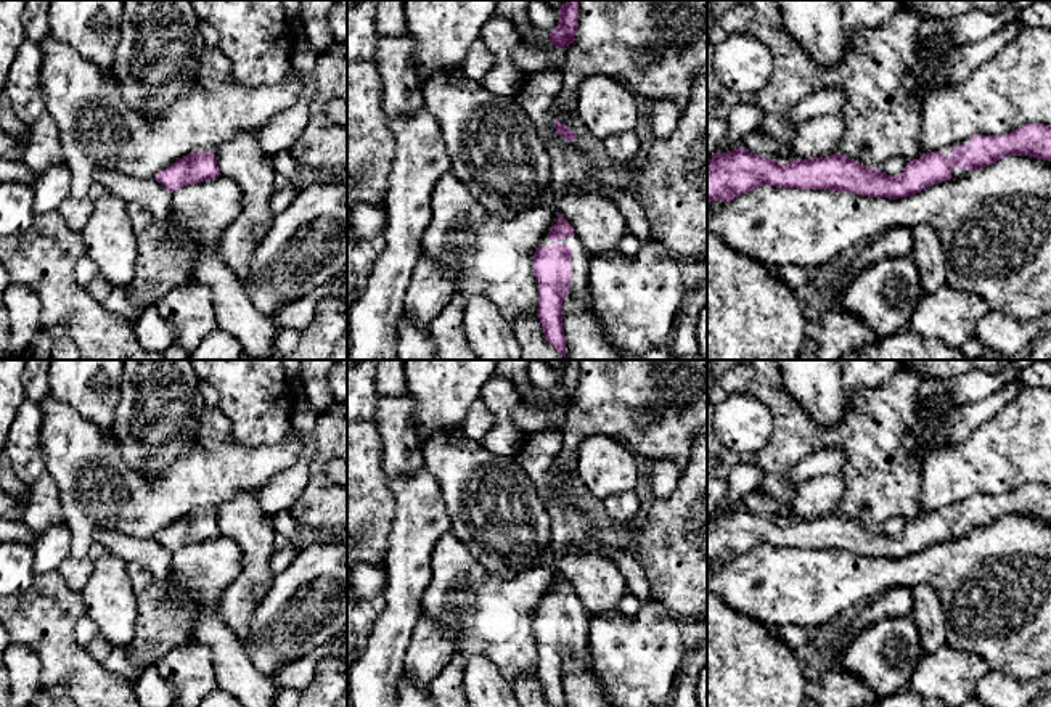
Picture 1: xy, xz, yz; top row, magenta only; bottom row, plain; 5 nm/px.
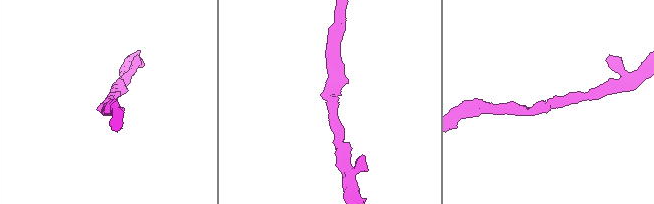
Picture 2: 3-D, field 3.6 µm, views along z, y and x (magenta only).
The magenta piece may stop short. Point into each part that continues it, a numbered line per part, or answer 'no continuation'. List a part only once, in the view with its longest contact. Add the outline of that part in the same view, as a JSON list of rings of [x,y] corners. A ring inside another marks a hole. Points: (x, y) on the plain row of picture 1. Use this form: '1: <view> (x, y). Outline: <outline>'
1: xz (580, 619). Outline: [[[546,596],[538,606],[551,607],[554,604],[567,604],[572,609],[572,641],[569,644],[569,652],[579,659],[588,659],[588,625],[591,615],[585,611],[582,601],[577,596],[569,596],[561,601],[551,601]]]

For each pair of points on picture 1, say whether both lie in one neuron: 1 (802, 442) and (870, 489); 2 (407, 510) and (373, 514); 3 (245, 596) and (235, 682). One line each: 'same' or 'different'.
1: same
2: different
3: different

